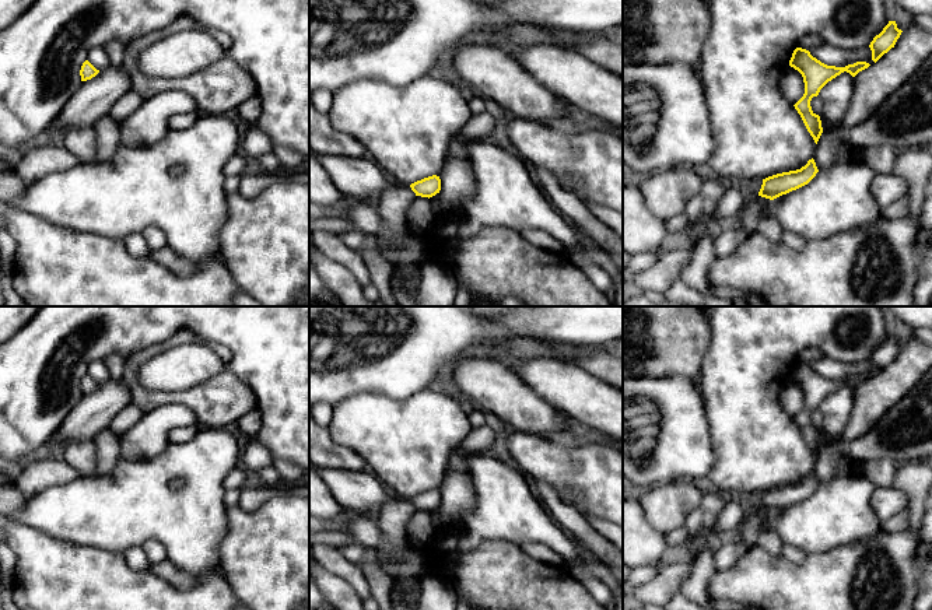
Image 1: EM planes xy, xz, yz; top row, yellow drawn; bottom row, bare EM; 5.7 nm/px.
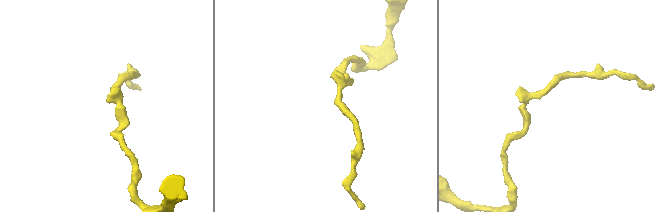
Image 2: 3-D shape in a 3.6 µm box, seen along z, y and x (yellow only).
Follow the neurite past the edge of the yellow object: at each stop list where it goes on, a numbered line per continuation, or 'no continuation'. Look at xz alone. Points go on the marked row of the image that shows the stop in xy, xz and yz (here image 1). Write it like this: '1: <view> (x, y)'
no continuation

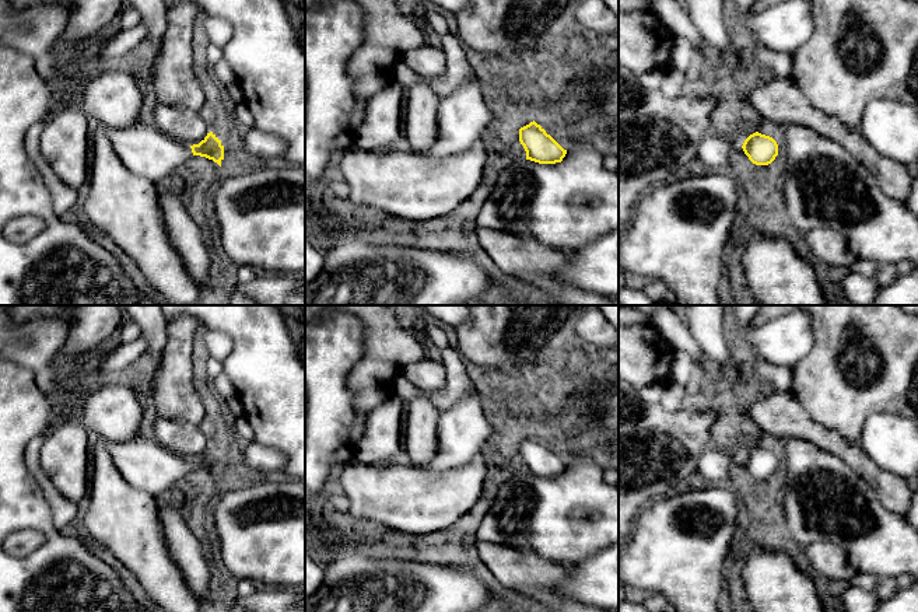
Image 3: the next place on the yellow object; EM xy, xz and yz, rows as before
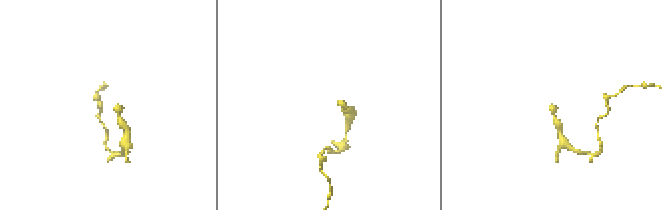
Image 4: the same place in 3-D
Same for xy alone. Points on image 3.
1: xy (147, 151)

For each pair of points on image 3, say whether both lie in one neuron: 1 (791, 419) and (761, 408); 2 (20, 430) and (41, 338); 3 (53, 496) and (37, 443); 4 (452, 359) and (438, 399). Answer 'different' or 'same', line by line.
1: same
2: different
3: same
4: same

